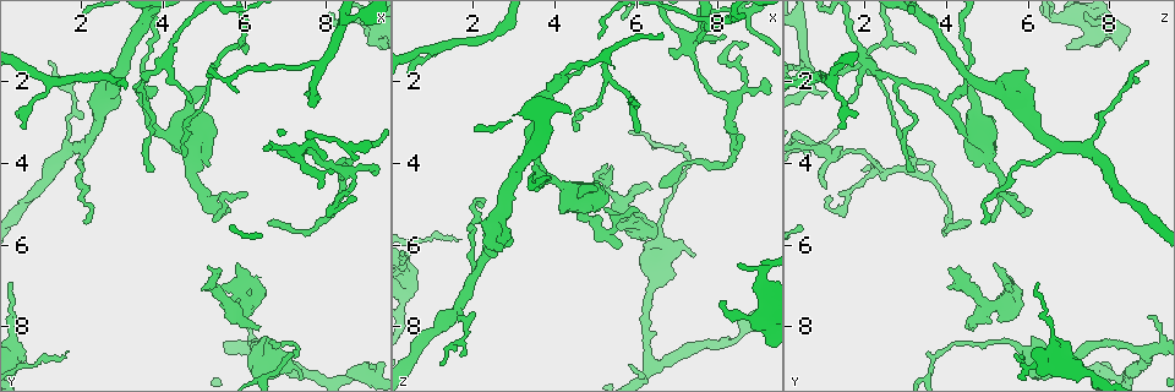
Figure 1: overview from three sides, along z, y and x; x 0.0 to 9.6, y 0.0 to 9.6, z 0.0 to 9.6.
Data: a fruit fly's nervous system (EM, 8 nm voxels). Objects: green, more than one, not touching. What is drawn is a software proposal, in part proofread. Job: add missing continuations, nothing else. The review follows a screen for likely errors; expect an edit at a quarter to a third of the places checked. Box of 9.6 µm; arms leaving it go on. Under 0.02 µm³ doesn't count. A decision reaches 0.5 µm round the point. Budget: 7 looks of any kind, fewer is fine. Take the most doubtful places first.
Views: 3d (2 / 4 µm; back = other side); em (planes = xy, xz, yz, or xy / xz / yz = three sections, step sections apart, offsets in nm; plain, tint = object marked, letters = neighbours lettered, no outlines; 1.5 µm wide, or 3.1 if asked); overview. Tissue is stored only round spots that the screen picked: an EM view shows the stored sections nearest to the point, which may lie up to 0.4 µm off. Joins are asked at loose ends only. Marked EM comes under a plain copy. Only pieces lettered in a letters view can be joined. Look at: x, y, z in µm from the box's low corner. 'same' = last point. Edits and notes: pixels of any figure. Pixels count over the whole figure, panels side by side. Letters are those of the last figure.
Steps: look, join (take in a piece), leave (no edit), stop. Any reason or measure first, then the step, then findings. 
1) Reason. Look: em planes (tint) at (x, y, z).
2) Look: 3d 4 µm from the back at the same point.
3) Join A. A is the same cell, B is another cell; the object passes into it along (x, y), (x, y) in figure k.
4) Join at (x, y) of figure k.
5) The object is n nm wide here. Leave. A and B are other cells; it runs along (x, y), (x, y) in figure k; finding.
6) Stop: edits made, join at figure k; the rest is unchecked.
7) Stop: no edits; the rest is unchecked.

Branch stops here. Look: em yz step 4 (tint) at (5.60, 5.15, 6.00).

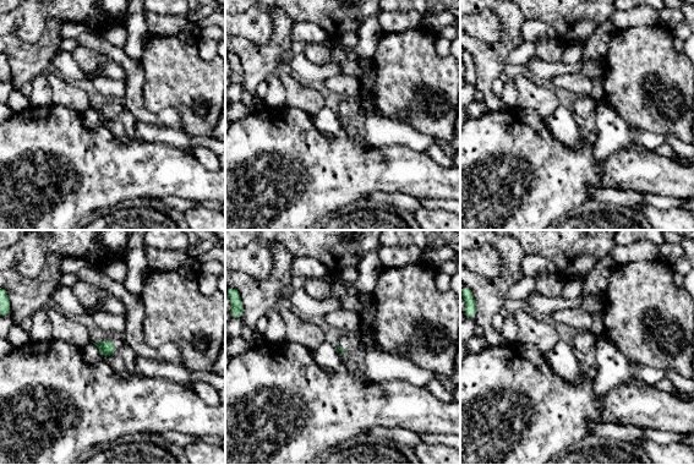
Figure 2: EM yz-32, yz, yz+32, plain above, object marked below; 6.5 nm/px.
Look: em planes (letters) at the same point.

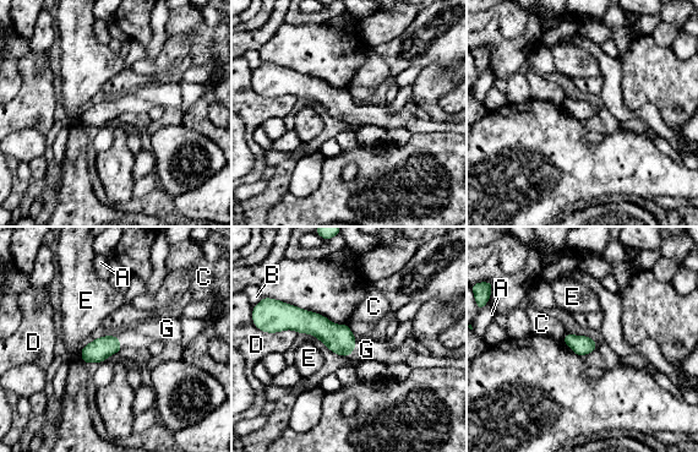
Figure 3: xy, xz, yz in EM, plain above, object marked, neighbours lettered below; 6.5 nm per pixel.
Join G. G is the same cell, A, B, C, D and E are other cells; the object passes into it along (98, 350), (120, 343), (138, 338) in figure 3; it goes on there.

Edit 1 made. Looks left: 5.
See it whole again. Look: overview.

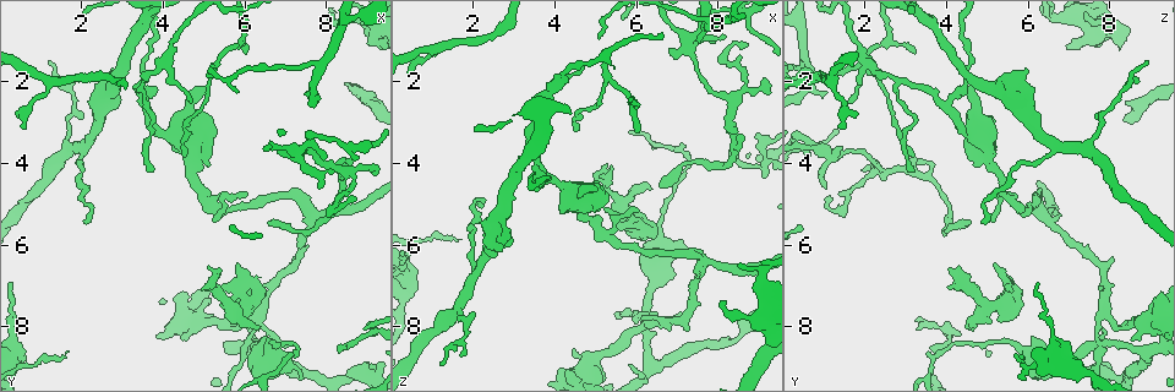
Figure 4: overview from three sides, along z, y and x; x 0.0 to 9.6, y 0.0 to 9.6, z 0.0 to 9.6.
Thin end. Look: 3d 4 µm at (9.10, 4.20, 1.90).

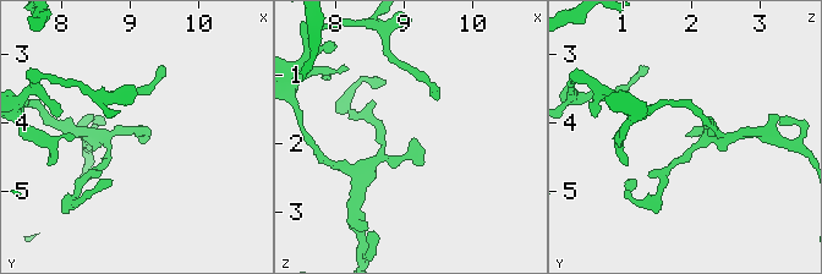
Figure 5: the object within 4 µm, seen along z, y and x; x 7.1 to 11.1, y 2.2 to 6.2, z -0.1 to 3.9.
Look: em planes (letters) at (9.10, 4.20, 1.95).

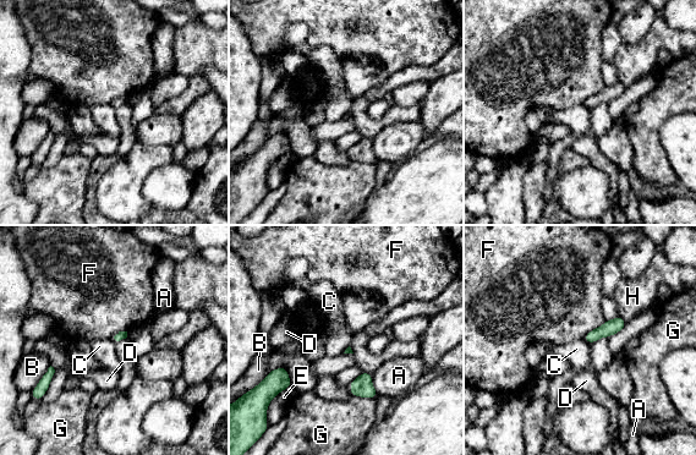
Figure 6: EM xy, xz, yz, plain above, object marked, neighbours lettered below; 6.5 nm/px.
Leave. A, B, C, D, E, F, G and H are other cells; a border runs along (582, 338), (591, 344) in figure 6; none of them fits.

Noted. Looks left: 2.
Look: 3d 4 µm at (7.50, 2.25, 1.10).

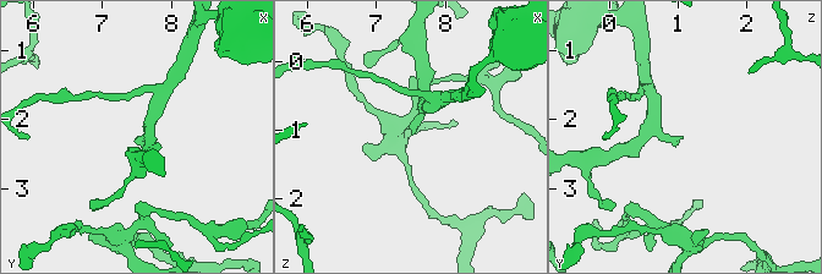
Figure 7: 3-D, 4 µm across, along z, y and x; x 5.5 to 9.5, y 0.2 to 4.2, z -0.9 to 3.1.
Need the tissue. Look: em yz step 4 (letters) at (7.50, 2.25, 1.10).

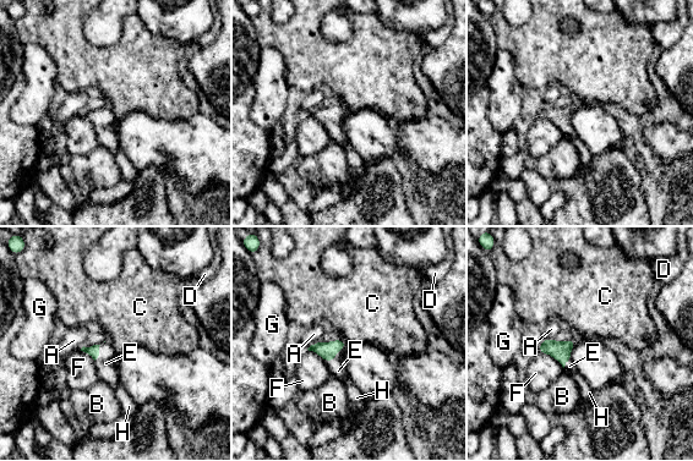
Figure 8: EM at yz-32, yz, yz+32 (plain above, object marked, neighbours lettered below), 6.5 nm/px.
Join E. E is the same cell, A, B, C, D, F, G and H are other cells; the object passes into it along (327, 351), (336, 355), (338, 371) in figure 8; it goes on there.

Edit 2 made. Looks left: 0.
Stop: edits made, join at figure 3, join at figure 8; the rest is unchecked.

